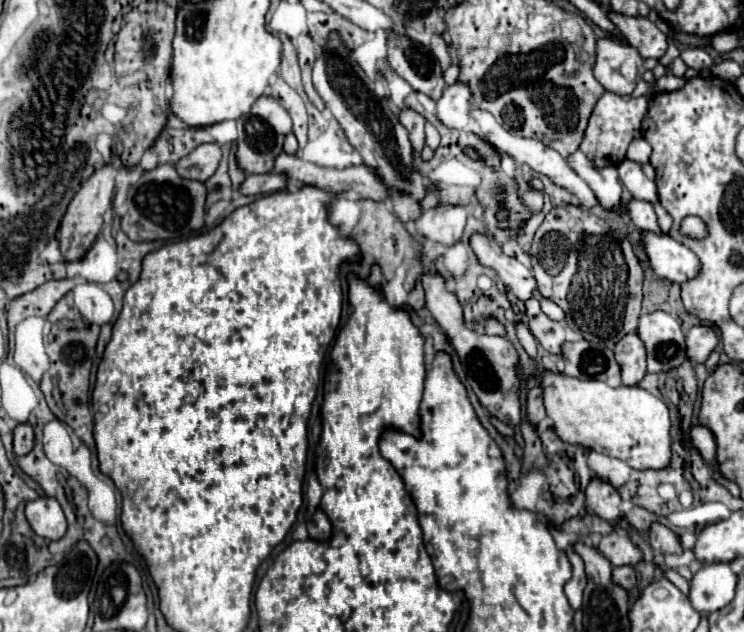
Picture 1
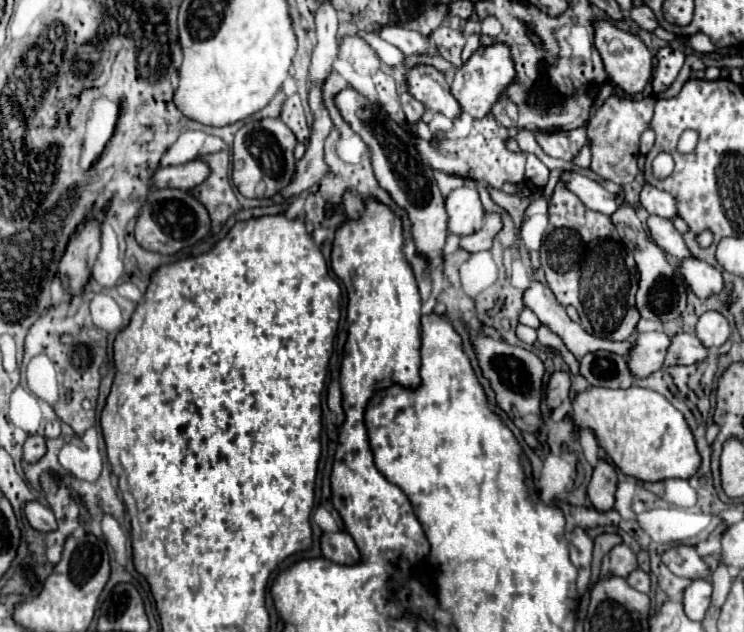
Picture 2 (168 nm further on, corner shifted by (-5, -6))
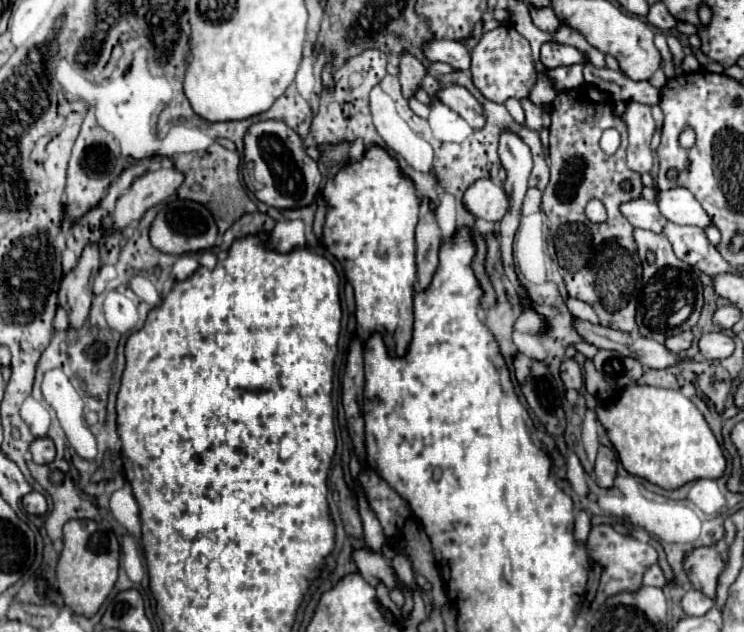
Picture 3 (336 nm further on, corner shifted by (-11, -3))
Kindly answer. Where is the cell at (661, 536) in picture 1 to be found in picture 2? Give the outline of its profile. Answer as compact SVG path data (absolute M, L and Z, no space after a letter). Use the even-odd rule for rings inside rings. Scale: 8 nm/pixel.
M674 546L662 554L662 562L676 576L690 578L690 580L698 580L698 578L710 580L710 574L712 574L706 562L698 556L694 546Z

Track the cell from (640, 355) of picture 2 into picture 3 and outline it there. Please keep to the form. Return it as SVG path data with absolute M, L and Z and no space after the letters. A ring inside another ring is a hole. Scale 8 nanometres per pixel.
M682 331L682 333L678 333L678 335L672 335L672 337L668 337L666 339L666 349L668 351L672 351L672 353L682 353L682 351L686 351L688 347L690 347L690 343L692 343L692 333L690 331Z

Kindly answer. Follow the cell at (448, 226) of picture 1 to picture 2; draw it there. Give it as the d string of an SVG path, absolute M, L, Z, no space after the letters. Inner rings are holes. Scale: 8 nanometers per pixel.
M468 184L456 188L448 194L446 212L450 216L450 220L448 220L450 232L460 234L460 236L468 236L468 234L480 230L484 216L486 216L476 186L468 186Z

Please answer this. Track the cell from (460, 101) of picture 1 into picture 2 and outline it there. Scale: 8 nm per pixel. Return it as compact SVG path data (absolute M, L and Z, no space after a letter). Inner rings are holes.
M504 42L478 46L478 50L458 68L452 80L452 94L460 102L464 112L468 112L472 118L484 118L492 110L494 102L498 102L500 94L514 82L514 76L516 70L510 54L510 46L506 46Z

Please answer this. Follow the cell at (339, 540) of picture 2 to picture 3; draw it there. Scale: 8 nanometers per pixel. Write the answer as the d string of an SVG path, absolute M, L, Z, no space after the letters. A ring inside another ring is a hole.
M362 547L362 549L354 549L352 557L360 575L368 579L368 583L378 585L380 581L384 581L390 589L394 589L394 569L382 555Z

